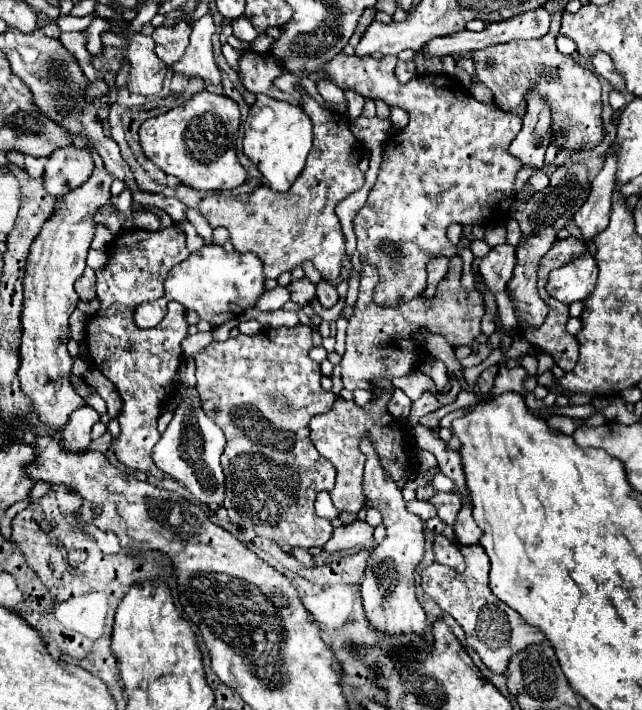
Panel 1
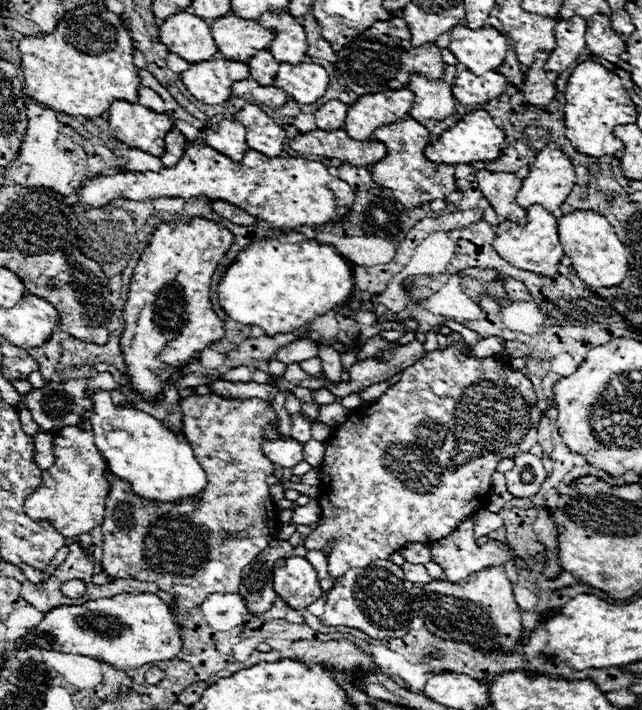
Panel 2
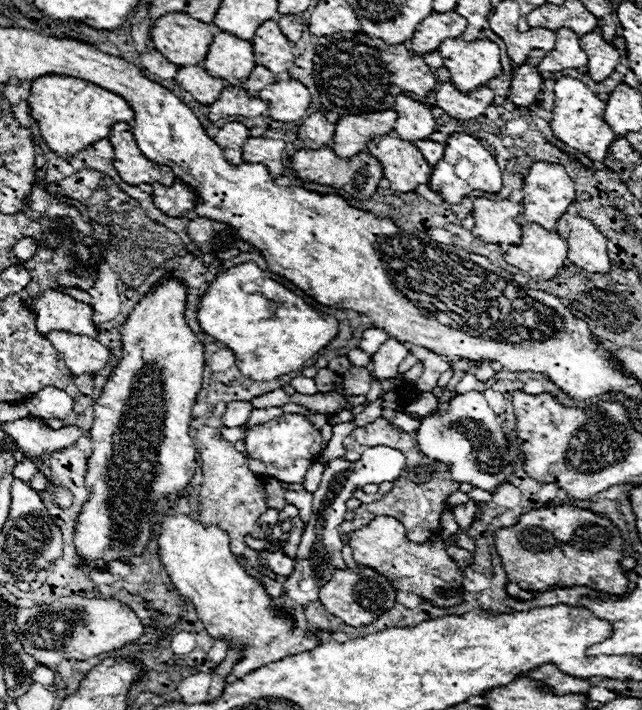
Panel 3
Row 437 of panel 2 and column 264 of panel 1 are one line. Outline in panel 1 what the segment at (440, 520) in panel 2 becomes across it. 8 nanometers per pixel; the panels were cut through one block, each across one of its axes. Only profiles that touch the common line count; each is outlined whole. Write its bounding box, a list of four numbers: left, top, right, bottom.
[196,326,336,550]

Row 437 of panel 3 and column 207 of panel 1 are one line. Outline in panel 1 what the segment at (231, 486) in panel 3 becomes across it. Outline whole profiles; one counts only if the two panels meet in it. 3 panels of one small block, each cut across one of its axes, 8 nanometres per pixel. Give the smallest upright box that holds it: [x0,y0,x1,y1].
[198,96,364,286]

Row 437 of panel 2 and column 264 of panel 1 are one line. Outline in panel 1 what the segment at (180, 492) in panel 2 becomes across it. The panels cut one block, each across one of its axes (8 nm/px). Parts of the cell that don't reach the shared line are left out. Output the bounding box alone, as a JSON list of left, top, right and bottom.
[244,94,312,192]

